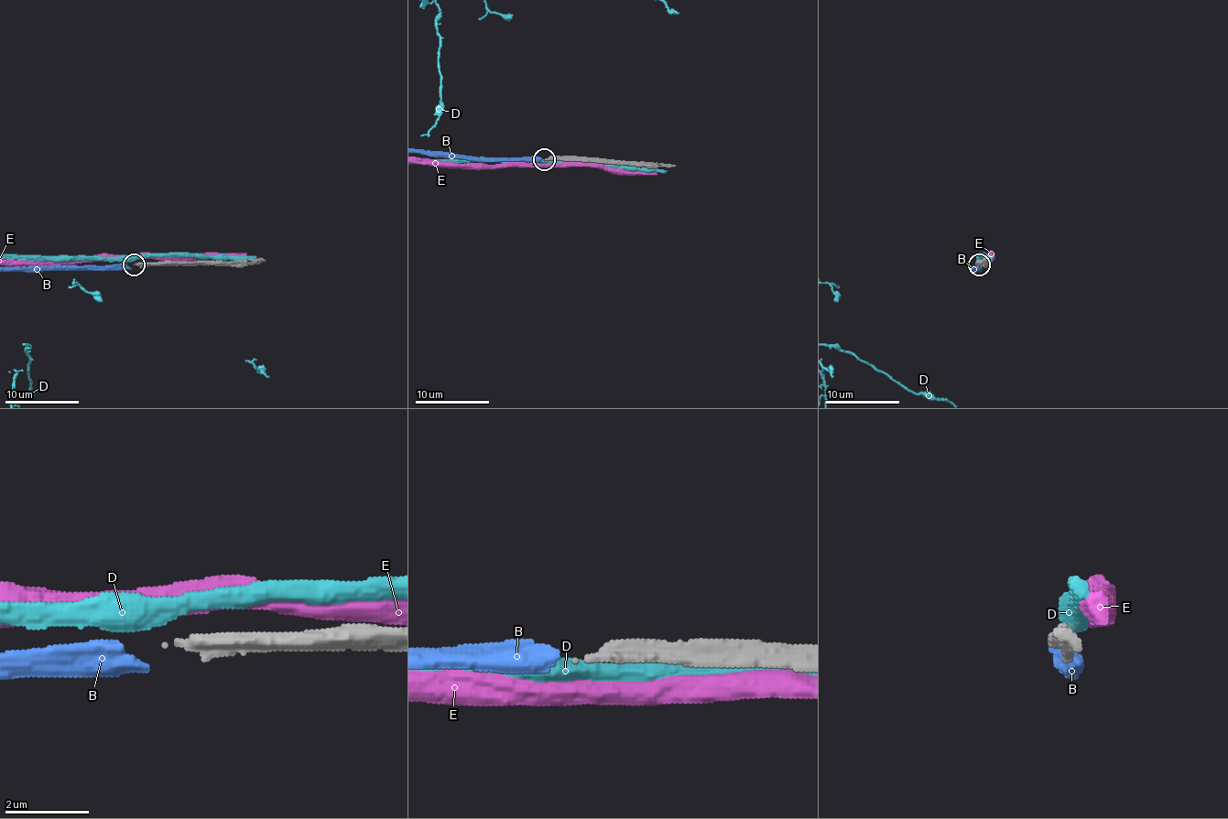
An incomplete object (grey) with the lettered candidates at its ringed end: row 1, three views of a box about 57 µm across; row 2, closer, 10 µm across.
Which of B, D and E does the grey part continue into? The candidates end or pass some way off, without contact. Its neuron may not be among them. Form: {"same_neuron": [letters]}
{"same_neuron": ["B"]}

